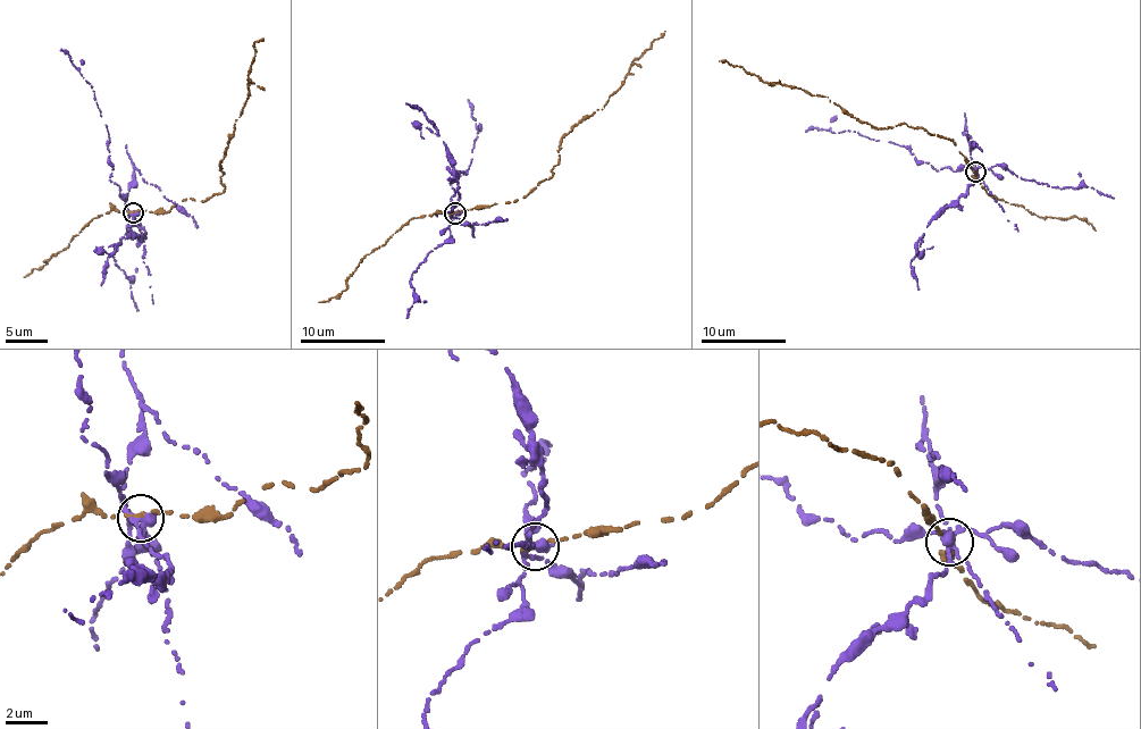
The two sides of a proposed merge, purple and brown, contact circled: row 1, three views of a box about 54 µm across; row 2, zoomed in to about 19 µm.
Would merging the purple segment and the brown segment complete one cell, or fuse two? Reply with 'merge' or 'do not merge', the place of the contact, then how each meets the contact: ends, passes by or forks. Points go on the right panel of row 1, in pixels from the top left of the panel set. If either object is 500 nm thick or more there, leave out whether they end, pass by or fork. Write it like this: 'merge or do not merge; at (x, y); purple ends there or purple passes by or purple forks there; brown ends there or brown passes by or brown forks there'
do not merge; at (975, 172); purple forks there; brown ends there

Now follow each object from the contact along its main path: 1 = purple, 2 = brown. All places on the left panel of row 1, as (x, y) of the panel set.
1: (133, 214), (110, 181), (109, 139), (90, 83), (60, 50)
2: (132, 212), (169, 211), (190, 198), (203, 201), (223, 191), (218, 164), (249, 95), (253, 44), (263, 38)

